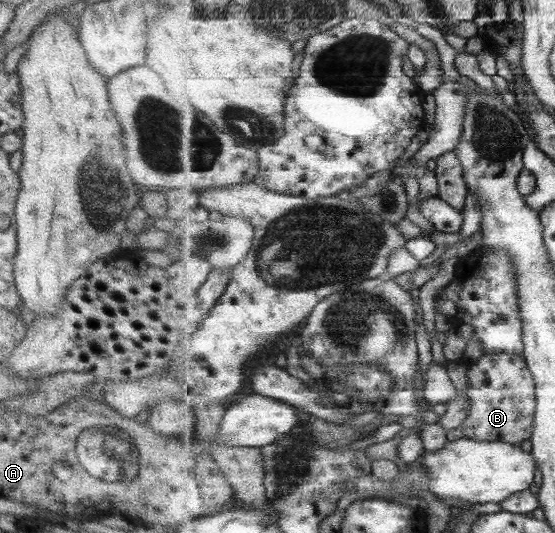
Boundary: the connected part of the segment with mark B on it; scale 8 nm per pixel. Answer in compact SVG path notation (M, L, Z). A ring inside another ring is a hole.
M486 353L474 363L474 369L470 369L468 375L496 377L470 377L470 389L466 391L470 411L461 424L465 437L514 445L530 440L535 428L537 383L524 356Z

